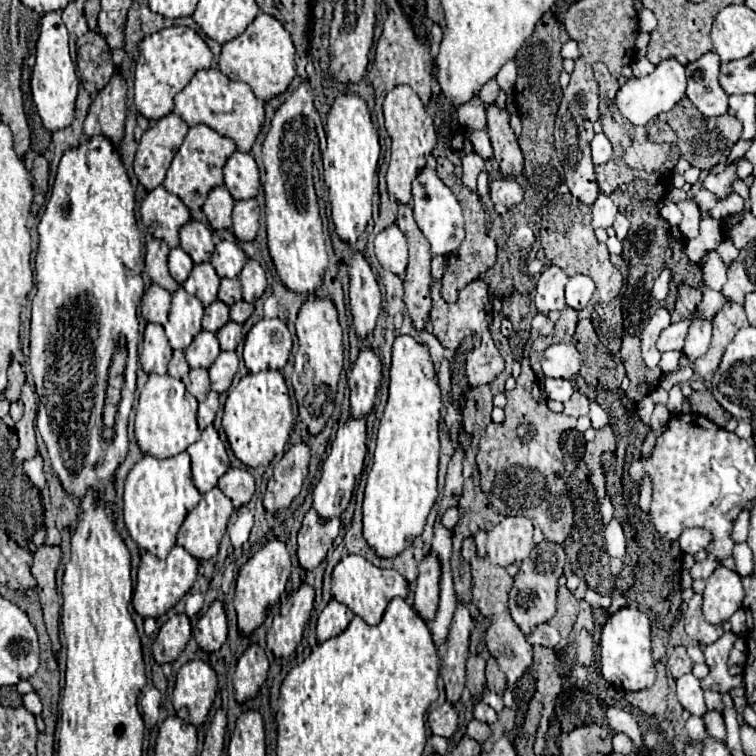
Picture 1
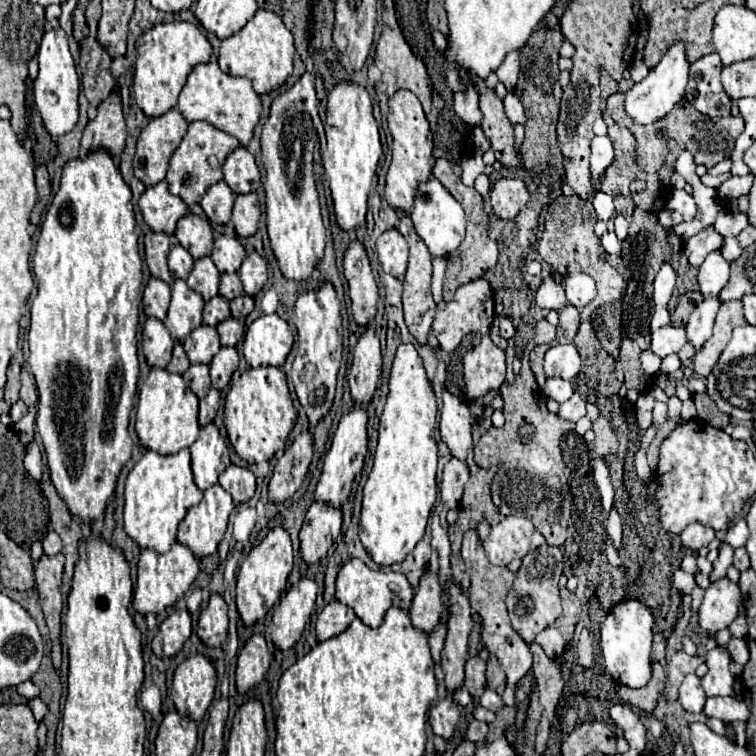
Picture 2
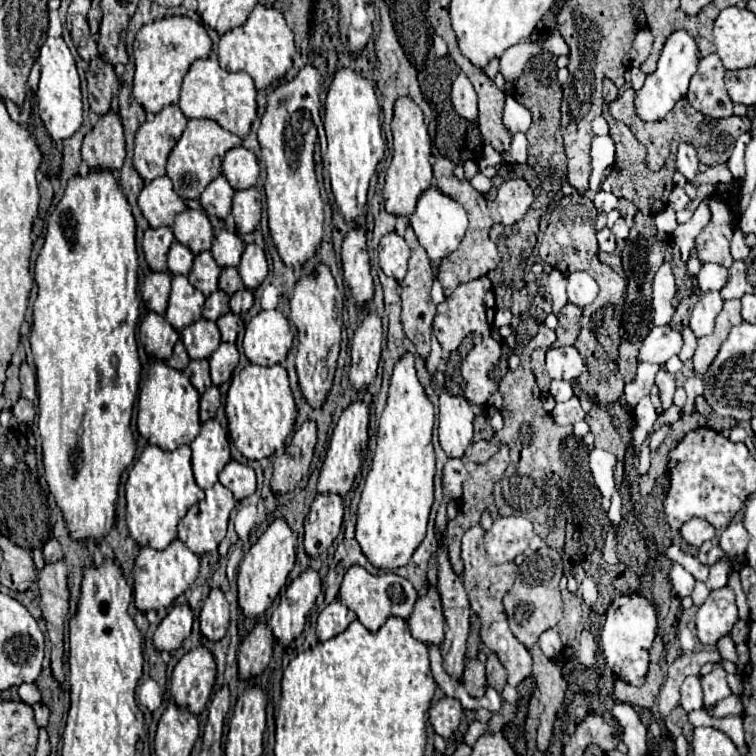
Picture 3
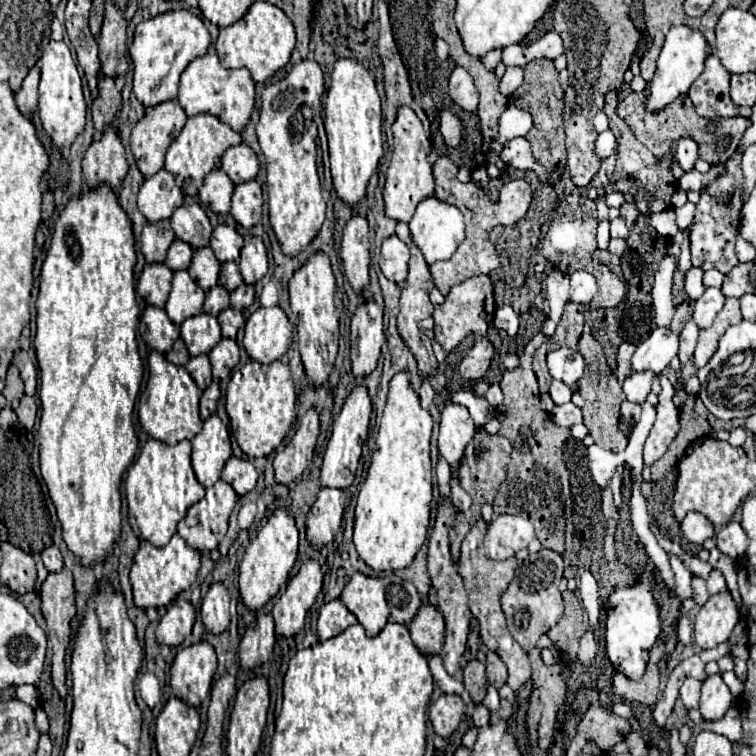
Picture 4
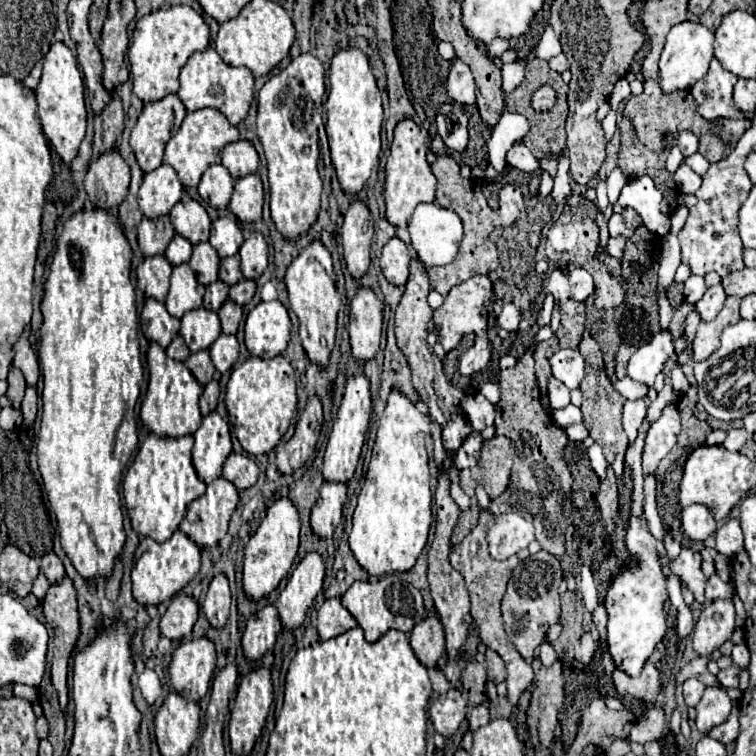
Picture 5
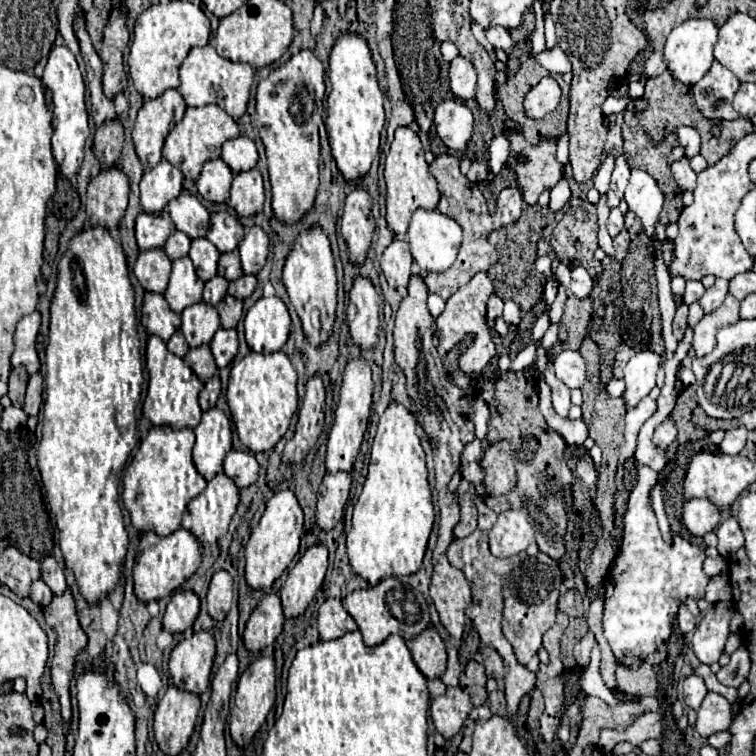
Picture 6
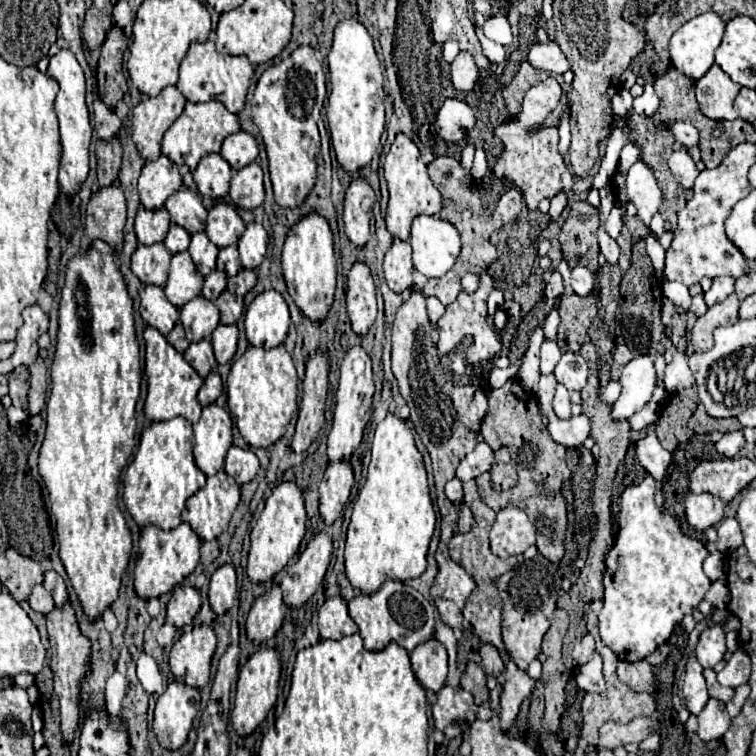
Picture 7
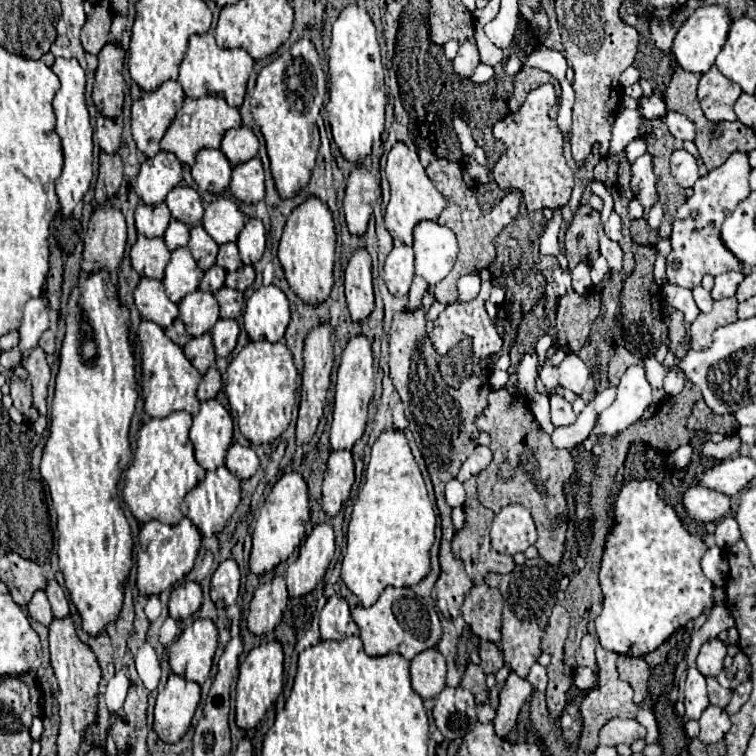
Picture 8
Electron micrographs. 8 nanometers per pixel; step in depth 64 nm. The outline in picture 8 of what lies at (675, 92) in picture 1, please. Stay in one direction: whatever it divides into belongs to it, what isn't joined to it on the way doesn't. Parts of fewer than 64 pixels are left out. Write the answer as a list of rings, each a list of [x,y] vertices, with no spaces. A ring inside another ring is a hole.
[[[712,4],[712,6],[700,6],[696,8],[686,22],[682,24],[682,28],[678,30],[674,44],[672,44],[672,54],[676,58],[676,62],[688,70],[688,72],[696,72],[696,74],[704,74],[710,70],[710,66],[714,64],[716,56],[720,54],[726,38],[728,38],[728,30],[732,26],[732,18],[726,6],[722,4]]]

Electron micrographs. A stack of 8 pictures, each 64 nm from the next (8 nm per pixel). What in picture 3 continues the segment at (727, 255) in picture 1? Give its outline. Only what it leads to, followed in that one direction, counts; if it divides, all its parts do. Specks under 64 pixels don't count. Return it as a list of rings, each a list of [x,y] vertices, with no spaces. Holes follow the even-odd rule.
[[[740,230],[734,232],[734,238],[732,238],[732,244],[730,244],[730,250],[732,250],[732,256],[734,260],[746,260],[750,256],[750,248],[744,244],[744,236]]]

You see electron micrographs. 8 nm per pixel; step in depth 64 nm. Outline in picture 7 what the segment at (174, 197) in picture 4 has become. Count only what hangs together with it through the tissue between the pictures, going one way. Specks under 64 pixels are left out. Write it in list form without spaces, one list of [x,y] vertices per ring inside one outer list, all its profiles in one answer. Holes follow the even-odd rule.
[[[160,156],[158,160],[146,162],[142,174],[138,178],[138,194],[146,208],[164,206],[166,198],[182,186],[182,176],[178,166],[168,160],[168,156]]]

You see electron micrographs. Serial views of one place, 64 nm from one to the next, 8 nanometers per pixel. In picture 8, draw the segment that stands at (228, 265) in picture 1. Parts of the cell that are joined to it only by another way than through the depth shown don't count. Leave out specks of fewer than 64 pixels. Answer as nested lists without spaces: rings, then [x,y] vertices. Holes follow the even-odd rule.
[[[216,196],[216,200],[206,204],[204,208],[202,226],[214,238],[216,244],[234,242],[242,232],[244,224],[246,224],[246,216],[242,214],[242,210],[232,198]]]

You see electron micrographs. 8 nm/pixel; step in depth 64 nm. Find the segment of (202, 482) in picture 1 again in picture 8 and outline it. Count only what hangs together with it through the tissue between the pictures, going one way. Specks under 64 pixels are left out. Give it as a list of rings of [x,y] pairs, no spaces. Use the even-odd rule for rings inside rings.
[[[202,400],[190,428],[196,460],[204,470],[224,464],[226,450],[232,444],[232,418],[218,400]]]

